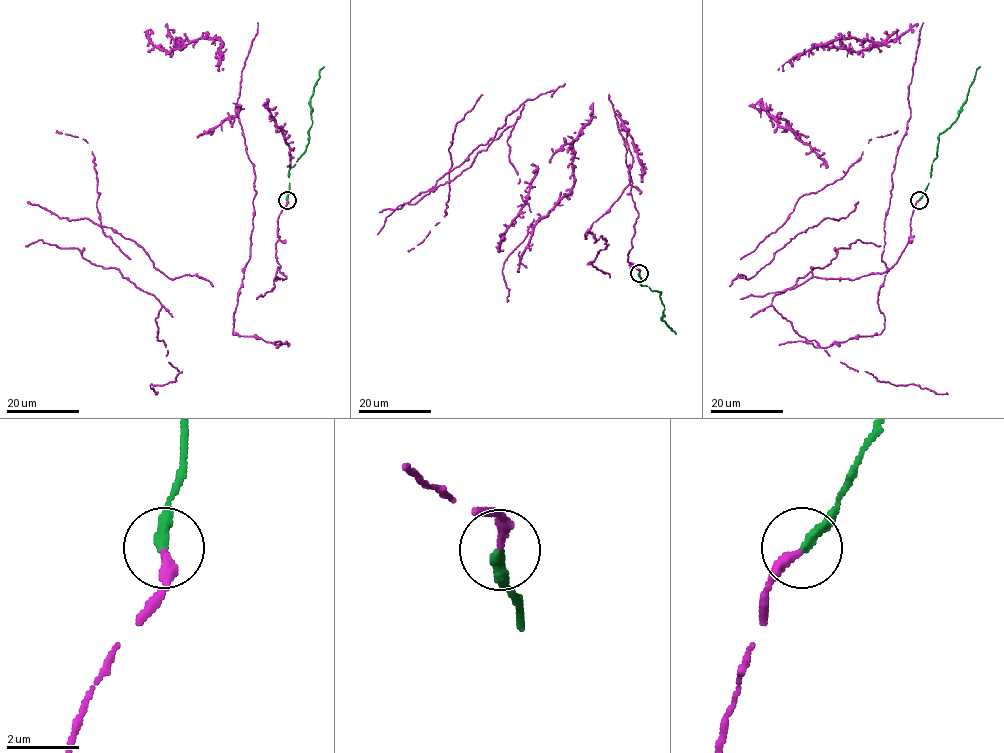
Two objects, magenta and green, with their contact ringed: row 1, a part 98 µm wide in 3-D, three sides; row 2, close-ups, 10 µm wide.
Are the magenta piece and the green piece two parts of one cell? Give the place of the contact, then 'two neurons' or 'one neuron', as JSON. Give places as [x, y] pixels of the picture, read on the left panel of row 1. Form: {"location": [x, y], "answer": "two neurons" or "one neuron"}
{"location": [287, 200], "answer": "one neuron"}

